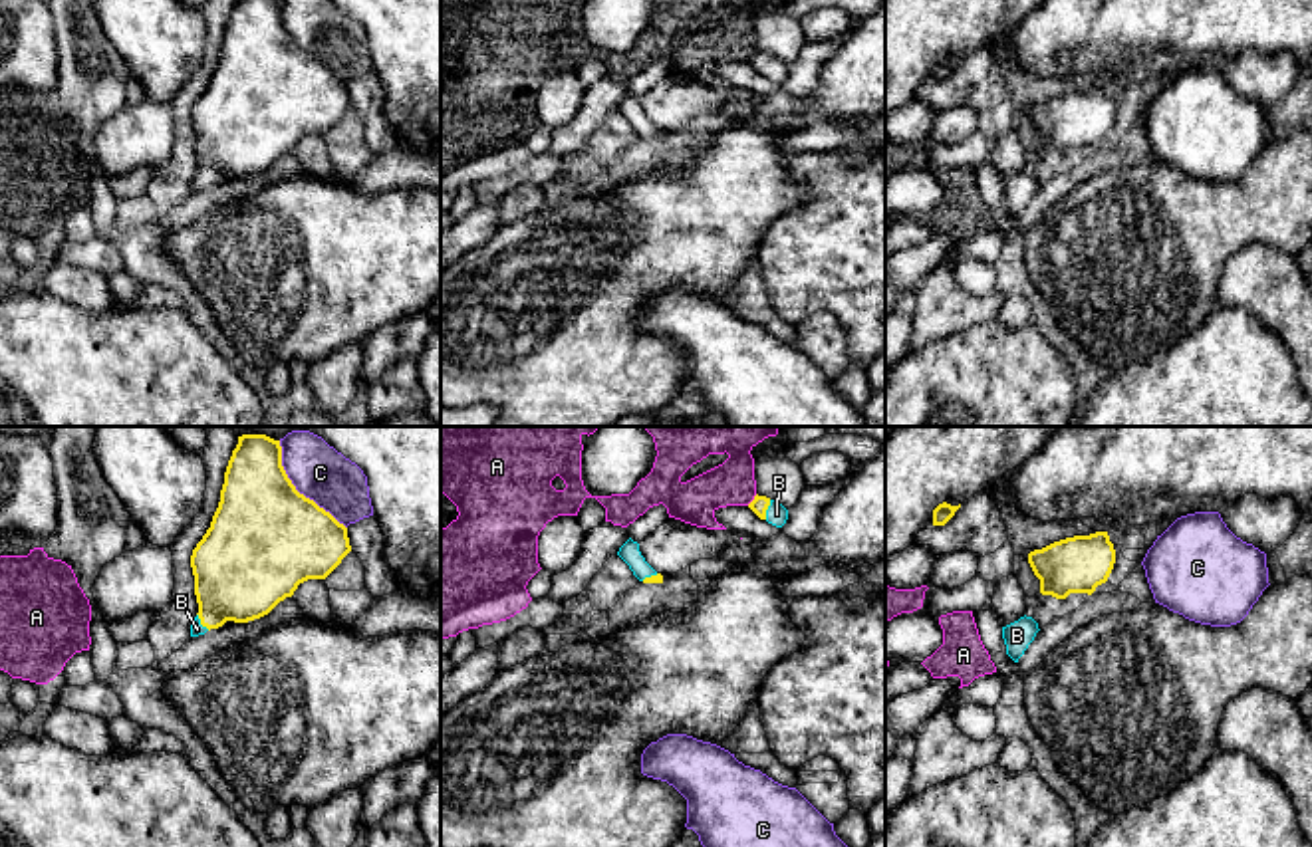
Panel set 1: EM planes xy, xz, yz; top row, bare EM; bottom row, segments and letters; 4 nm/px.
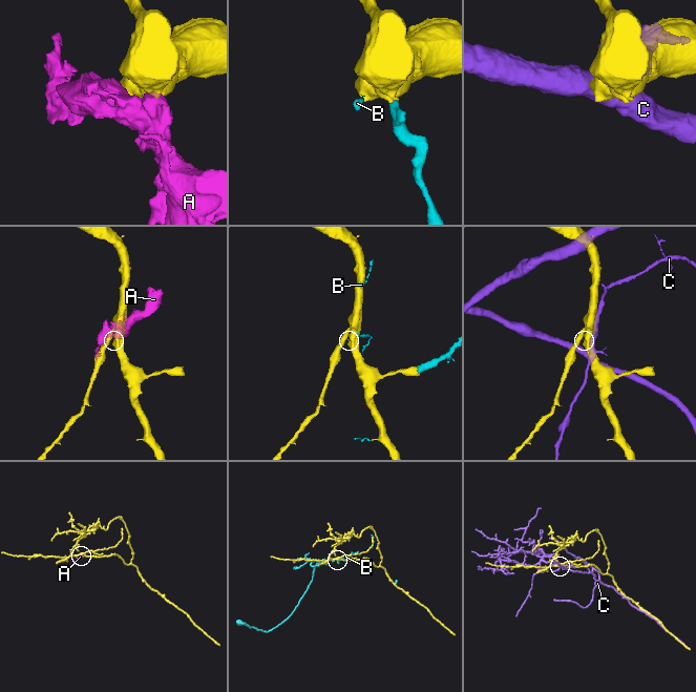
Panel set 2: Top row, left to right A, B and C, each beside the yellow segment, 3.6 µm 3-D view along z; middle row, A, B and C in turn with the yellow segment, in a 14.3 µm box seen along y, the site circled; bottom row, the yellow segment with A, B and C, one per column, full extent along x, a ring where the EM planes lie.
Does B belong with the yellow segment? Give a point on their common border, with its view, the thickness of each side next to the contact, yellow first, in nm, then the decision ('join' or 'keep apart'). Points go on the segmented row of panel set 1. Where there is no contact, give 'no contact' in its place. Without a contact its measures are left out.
contact xz (767, 508); calibres 70 and 90 nm; join

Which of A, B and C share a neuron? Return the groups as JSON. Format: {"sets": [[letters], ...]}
{"sets": [["A"], ["B"], ["C"]]}

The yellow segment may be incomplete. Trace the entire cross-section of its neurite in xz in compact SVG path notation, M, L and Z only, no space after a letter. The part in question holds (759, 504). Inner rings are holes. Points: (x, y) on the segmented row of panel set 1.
M754 496L754 500L748 504L748 508L768 524L782 528L788 520L788 510L778 504L776 500L770 500L766 496Z

